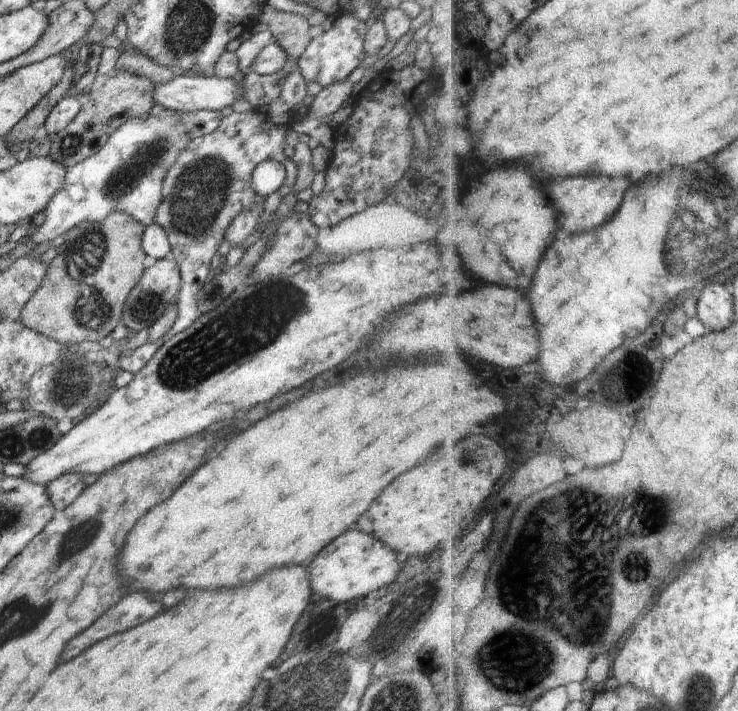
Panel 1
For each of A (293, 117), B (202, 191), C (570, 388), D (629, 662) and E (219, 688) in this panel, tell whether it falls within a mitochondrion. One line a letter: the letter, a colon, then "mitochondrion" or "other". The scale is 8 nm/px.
A: other
B: mitochondrion
C: other
D: other
E: other

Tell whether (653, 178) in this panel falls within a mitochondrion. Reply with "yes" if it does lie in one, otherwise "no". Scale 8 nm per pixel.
no

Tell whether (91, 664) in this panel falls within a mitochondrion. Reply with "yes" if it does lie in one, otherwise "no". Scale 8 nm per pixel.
no

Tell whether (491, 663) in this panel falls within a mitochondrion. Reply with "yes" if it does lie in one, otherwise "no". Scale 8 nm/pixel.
yes

